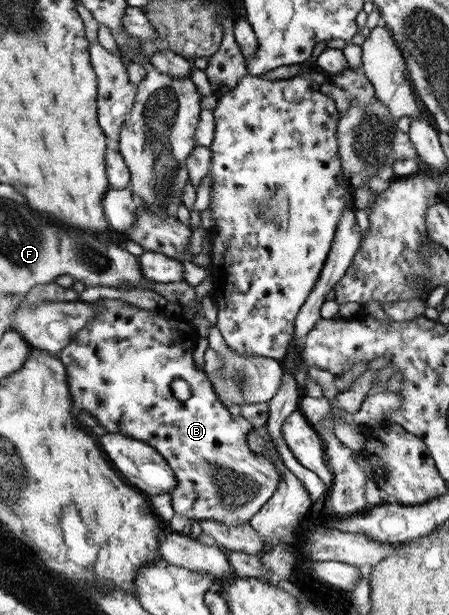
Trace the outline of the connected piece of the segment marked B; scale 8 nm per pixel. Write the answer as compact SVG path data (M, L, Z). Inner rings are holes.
M104 299L104 301L100 300L100 302L96 302L96 305L99 307L97 307L94 320L88 320L86 326L76 333L76 336L70 341L70 344L58 353L61 360L65 362L66 369L68 370L69 390L73 394L74 405L92 411L92 415L100 421L100 425L104 425L110 433L122 433L138 441L145 441L165 456L165 460L173 468L177 476L177 488L170 494L172 507L176 513L185 515L191 521L214 520L226 525L246 524L246 522L250 521L254 515L257 515L262 507L272 499L274 492L280 487L282 474L281 470L274 465L274 461L270 461L268 457L257 454L250 449L248 446L248 433L253 430L252 424L243 416L232 419L232 415L226 413L226 406L222 404L218 397L217 390L214 389L213 382L209 380L208 374L204 369L197 367L196 352L203 345L203 340L200 338L198 330L194 328L191 321L187 321L183 317L164 316L162 309L142 309L138 306L128 304L128 302L115 299L112 299L112 301L108 301L108 299ZM174 379L184 379L184 381L188 382L191 397L186 401L180 401L172 393L171 383Z

